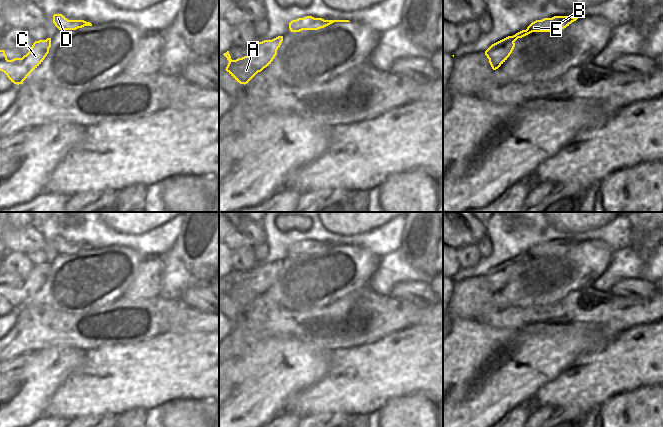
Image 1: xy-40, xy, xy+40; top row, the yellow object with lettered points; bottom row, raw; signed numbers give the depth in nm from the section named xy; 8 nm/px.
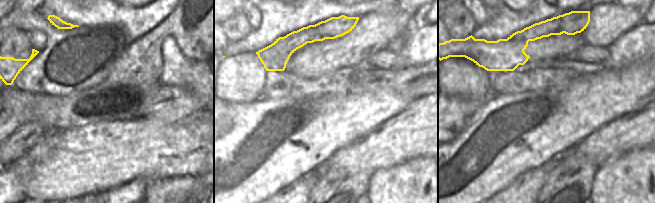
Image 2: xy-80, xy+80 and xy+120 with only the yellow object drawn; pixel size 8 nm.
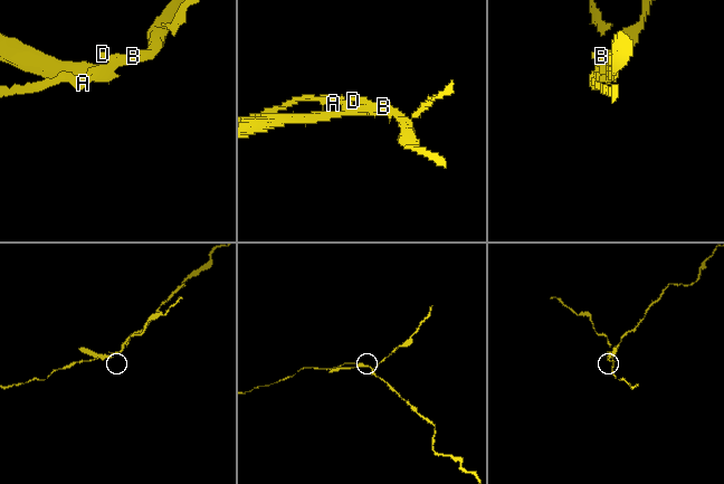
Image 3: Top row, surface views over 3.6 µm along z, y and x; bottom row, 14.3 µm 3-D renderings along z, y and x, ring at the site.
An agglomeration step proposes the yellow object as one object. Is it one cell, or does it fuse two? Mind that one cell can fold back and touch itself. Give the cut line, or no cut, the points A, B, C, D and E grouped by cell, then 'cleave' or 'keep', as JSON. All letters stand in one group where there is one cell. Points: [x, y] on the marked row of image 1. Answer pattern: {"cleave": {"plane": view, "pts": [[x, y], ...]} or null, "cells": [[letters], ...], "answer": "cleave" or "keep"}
{"cleave": {"plane": "xy+40", "pts": [[513, 42], [499, 49], [489, 47]]}, "cells": [["A", "C"], ["B", "D", "E"]], "answer": "cleave"}

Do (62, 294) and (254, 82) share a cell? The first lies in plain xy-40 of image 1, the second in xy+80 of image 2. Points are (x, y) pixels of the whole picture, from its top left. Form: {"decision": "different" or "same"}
{"decision": "different"}

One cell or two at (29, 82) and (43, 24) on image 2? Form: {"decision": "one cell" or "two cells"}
{"decision": "two cells"}

